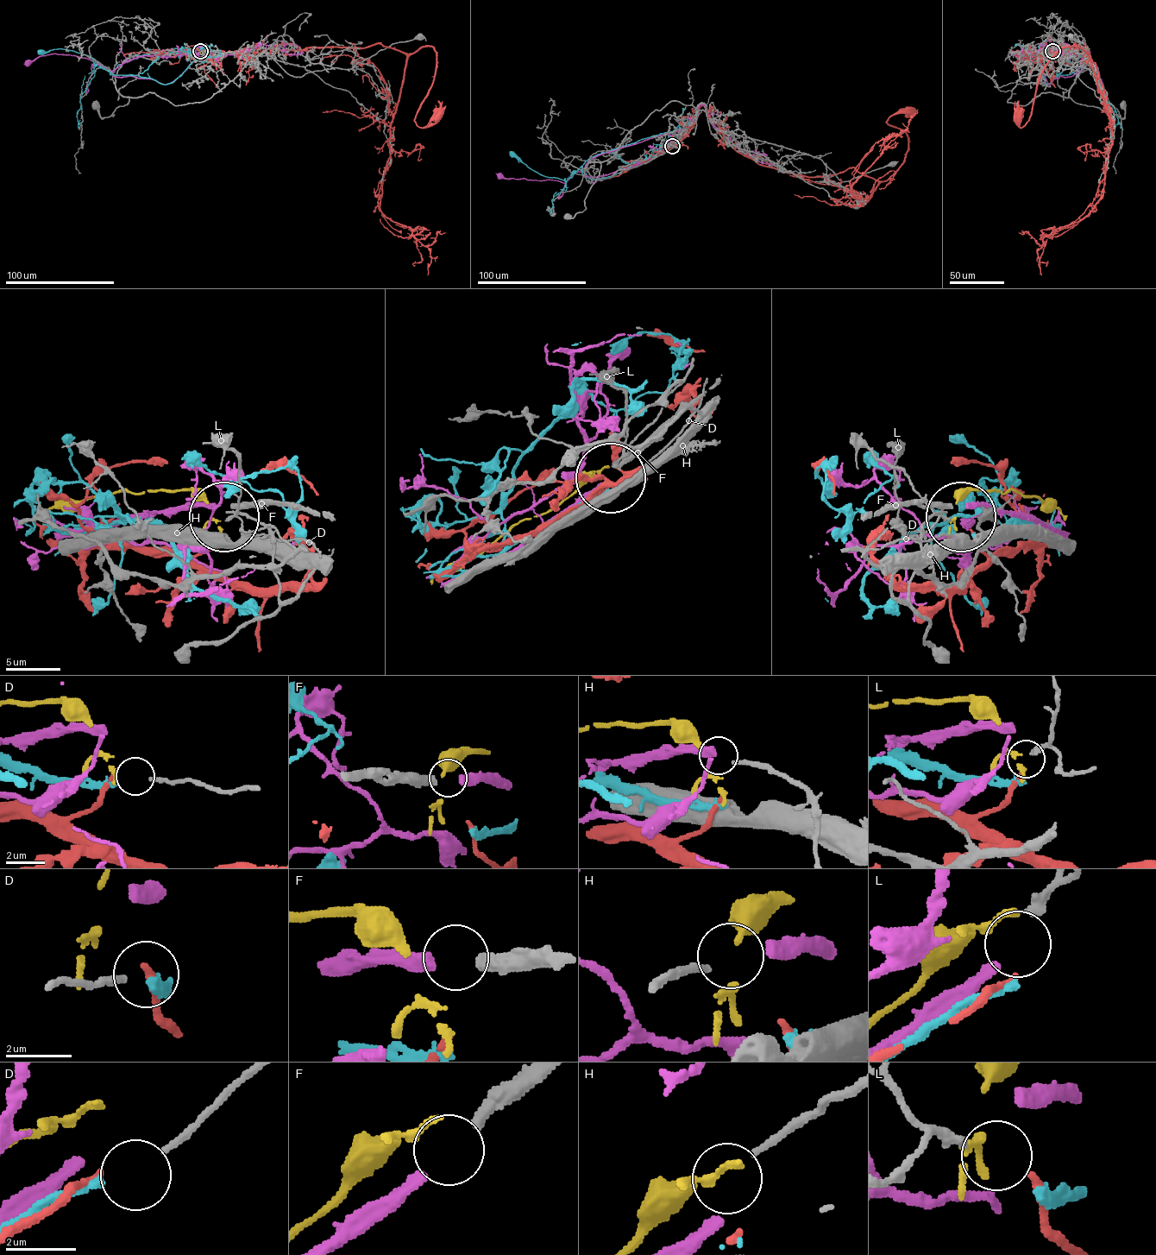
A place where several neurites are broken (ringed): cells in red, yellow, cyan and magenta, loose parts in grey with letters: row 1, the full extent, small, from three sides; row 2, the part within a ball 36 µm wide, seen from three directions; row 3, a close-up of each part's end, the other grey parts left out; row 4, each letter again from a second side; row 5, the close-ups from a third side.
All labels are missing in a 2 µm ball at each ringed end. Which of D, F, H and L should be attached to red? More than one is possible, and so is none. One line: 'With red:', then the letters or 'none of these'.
With red: none of these

